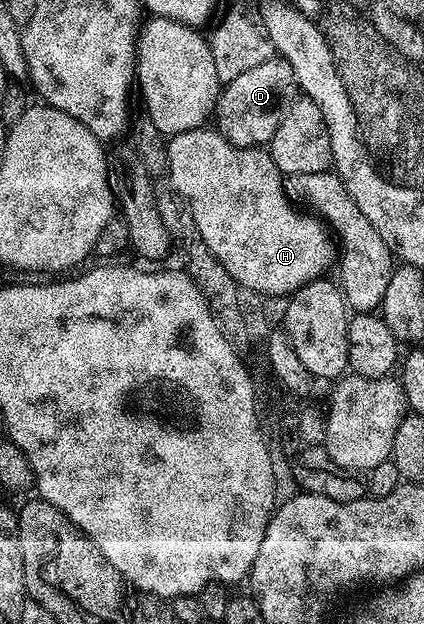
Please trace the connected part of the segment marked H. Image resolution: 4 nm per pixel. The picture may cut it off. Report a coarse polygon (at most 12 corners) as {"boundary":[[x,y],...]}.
{"boundary":[[215,129],[167,143],[172,188],[245,292],[337,262],[271,150]]}

